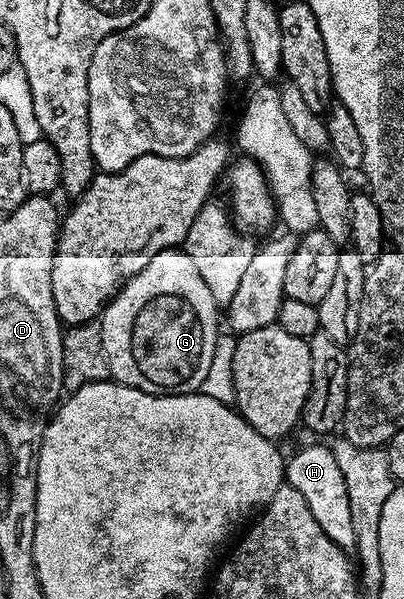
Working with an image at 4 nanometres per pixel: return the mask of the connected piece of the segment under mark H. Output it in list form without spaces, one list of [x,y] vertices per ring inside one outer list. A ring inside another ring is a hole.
[[[312,444],[300,449],[285,463],[285,483],[296,488],[304,496],[308,508],[312,511],[312,516],[315,517],[320,528],[324,529],[324,534],[347,554],[353,553],[357,546],[352,510],[348,501],[347,481],[344,480],[344,474],[336,461],[333,449],[329,445]]]

